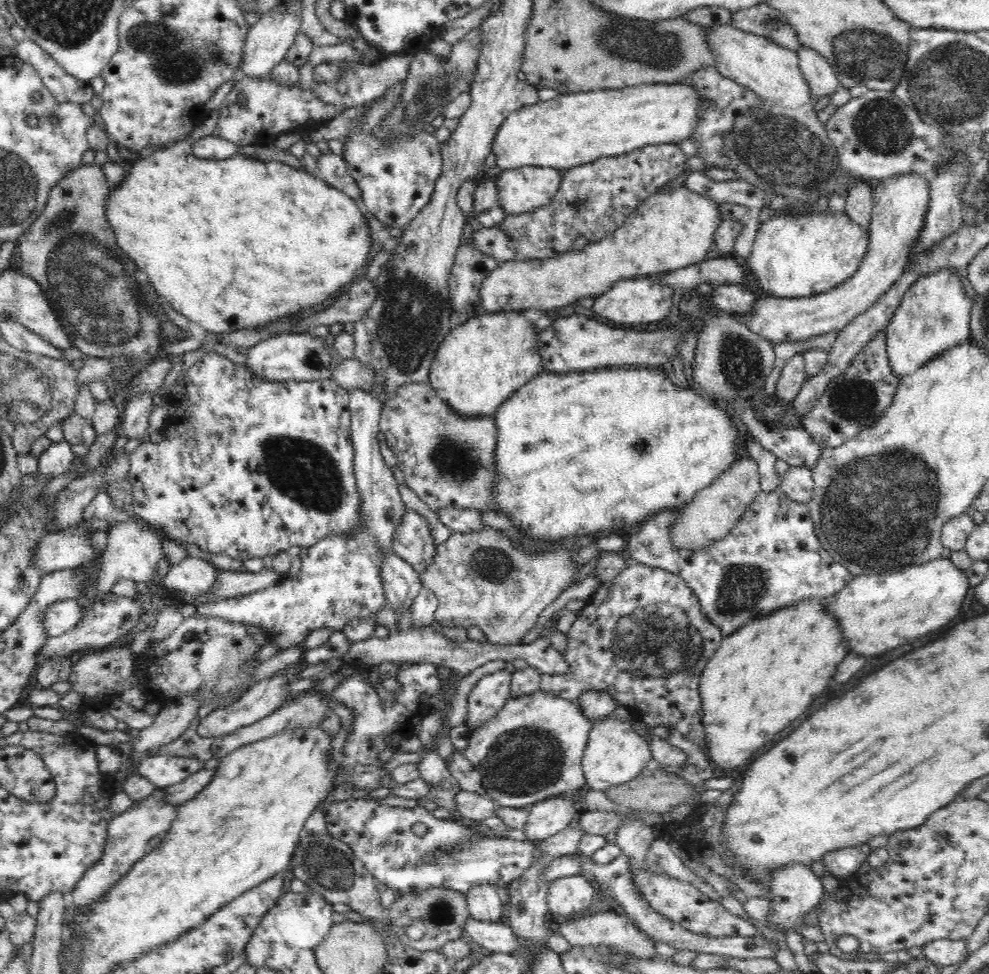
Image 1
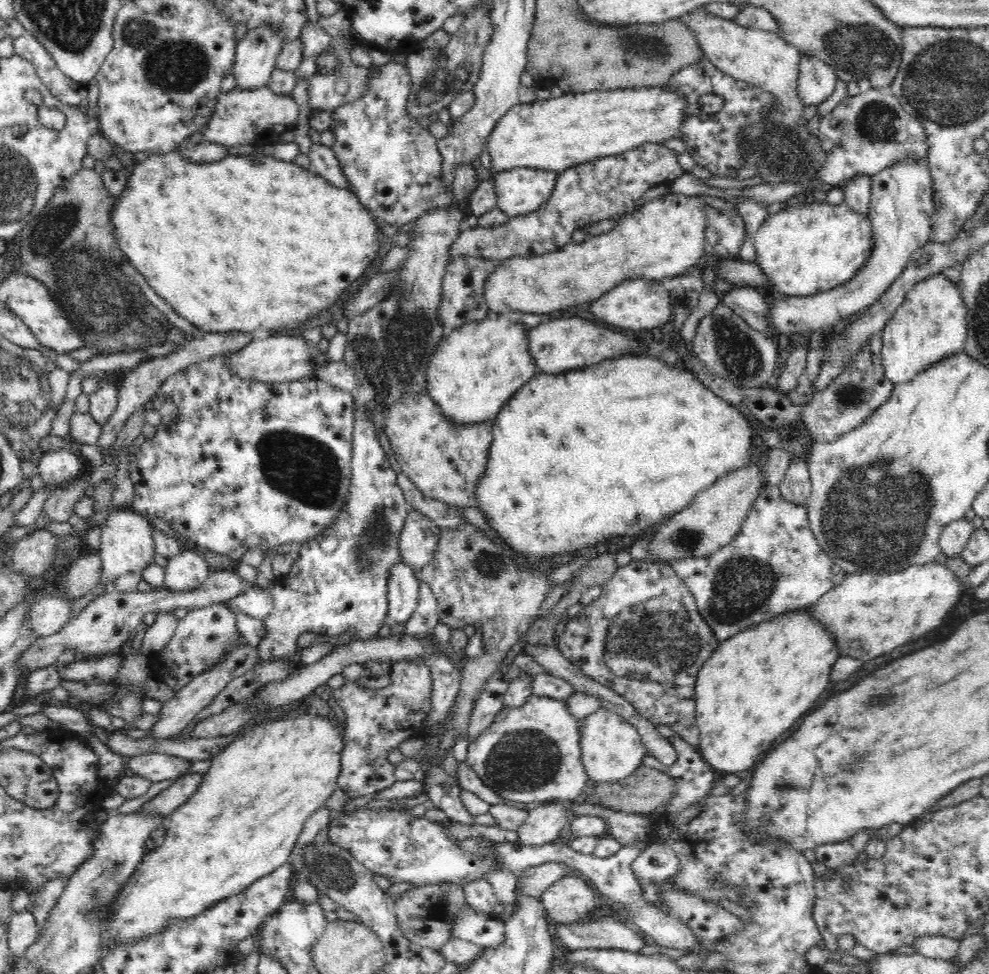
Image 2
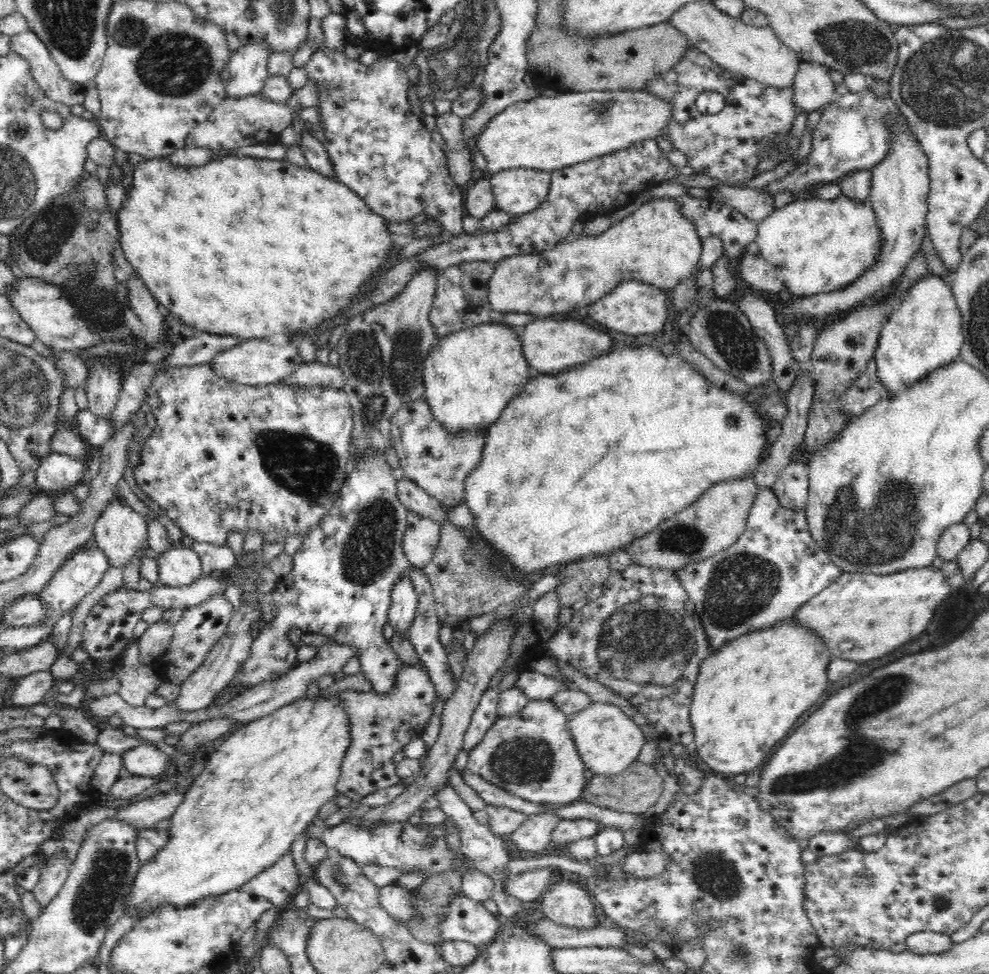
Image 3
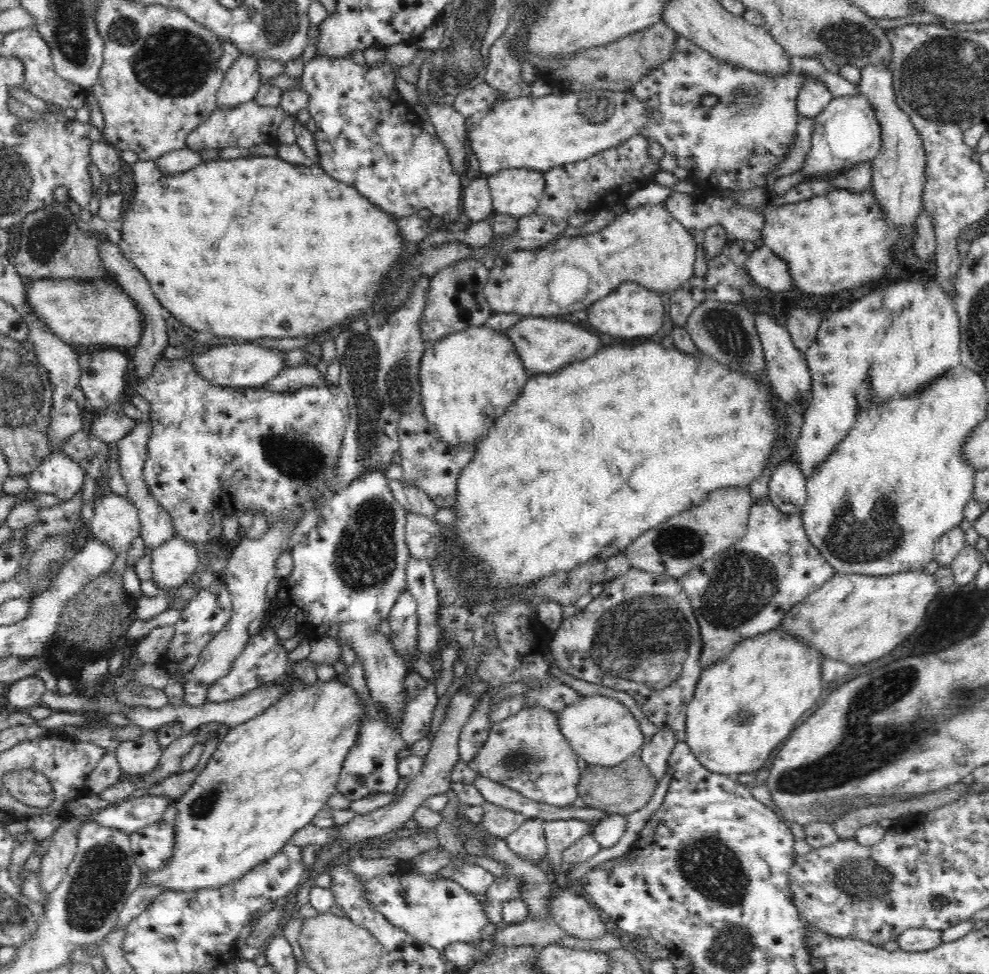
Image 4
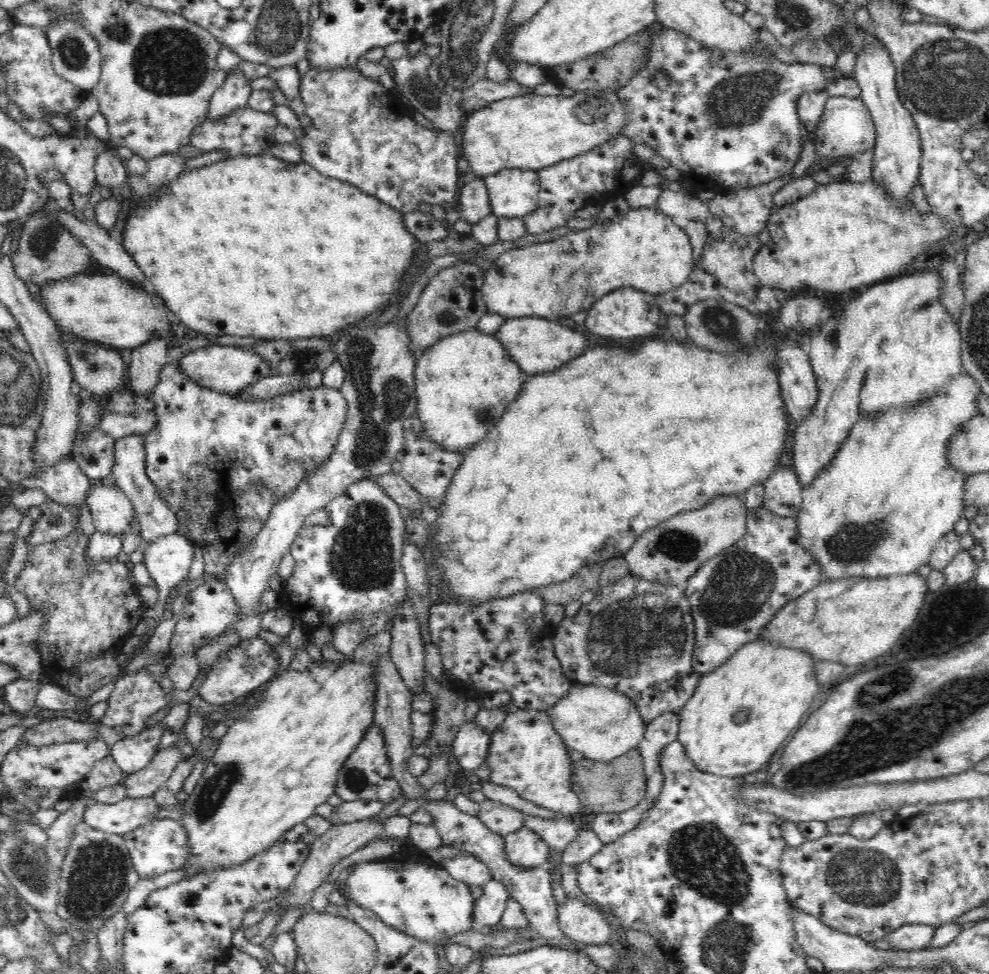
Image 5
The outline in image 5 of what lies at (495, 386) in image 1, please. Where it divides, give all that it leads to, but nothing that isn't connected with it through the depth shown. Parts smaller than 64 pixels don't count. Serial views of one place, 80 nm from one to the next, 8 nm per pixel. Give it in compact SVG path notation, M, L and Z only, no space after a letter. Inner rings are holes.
M477 327L441 338L439 342L420 353L417 360L416 414L422 421L425 435L430 442L446 450L467 453L473 445L480 442L506 413L510 402L518 396L518 392L522 390L522 382L526 379L520 365L516 365L512 355L506 351L502 340L496 334L484 334Z

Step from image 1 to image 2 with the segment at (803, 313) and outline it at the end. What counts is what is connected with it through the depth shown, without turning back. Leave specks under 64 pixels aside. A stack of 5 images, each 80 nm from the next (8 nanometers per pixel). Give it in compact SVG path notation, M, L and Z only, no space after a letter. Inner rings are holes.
M902 161L871 179L871 203L867 216L872 227L872 250L868 260L854 278L836 288L812 296L783 296L767 302L764 332L767 336L774 335L778 341L782 335L790 338L794 334L807 335L816 331L828 334L842 320L850 320L872 306L902 274L914 251L930 241L935 188L928 164Z

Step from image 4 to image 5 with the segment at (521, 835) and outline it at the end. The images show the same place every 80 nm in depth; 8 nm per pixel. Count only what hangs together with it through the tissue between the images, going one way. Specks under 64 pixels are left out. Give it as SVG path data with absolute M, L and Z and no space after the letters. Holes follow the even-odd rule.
M526 826L505 837L506 855L510 863L535 868L545 865L550 856L549 846L538 833Z

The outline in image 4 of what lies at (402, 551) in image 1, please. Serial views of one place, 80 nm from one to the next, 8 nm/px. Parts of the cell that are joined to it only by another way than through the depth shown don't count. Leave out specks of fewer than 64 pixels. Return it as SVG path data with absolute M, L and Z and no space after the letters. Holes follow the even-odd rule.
M408 512L405 541L410 557L427 561L436 557L443 542L441 528L437 520Z

